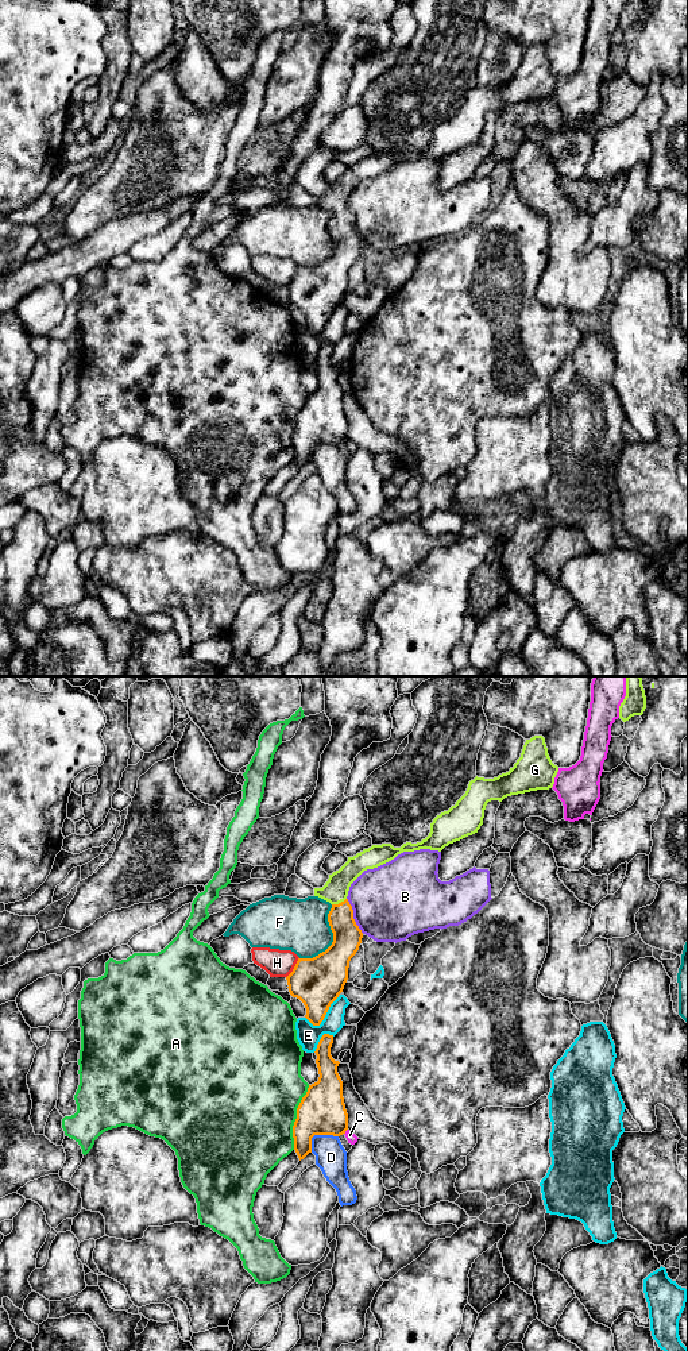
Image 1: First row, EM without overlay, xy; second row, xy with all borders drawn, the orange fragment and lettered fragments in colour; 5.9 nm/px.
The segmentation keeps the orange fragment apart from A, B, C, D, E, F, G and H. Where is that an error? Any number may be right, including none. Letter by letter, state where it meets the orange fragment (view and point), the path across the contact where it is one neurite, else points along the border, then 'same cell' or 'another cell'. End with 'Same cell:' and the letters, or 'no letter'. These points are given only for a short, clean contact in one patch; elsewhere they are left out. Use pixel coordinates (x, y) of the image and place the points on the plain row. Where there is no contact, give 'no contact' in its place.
A: contact xy (297, 427); another cell
B: contact xy (352, 224); border xy (347, 207), (352, 219), (352, 227), (363, 242); another cell
C: contact xy (346, 439); another cell
D: contact xy (317, 443); another cell
E: contact xy (324, 325); border xy (339, 305), (319, 334), (312, 334), (305, 327); another cell
F: contact xy (333, 249); another cell
G: contact xy (339, 212); same cell
H: contact xy (294, 277); border xy (298, 266), (293, 280), (286, 286); another cell
Same cell: G

